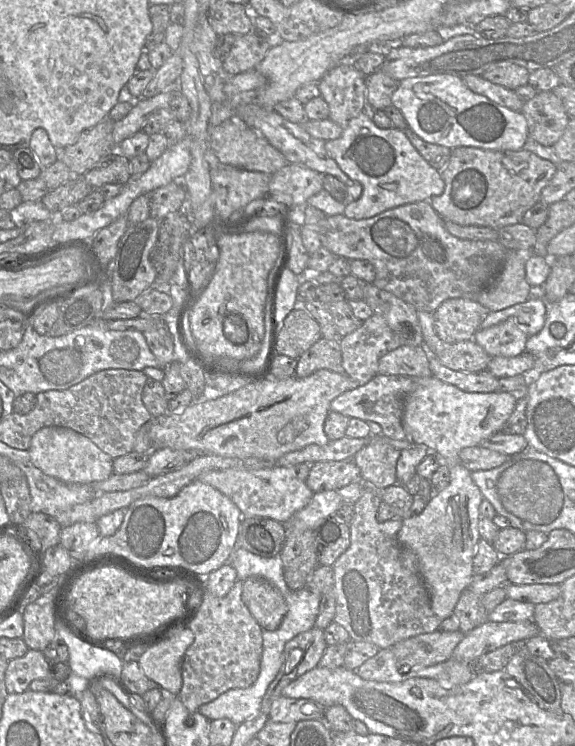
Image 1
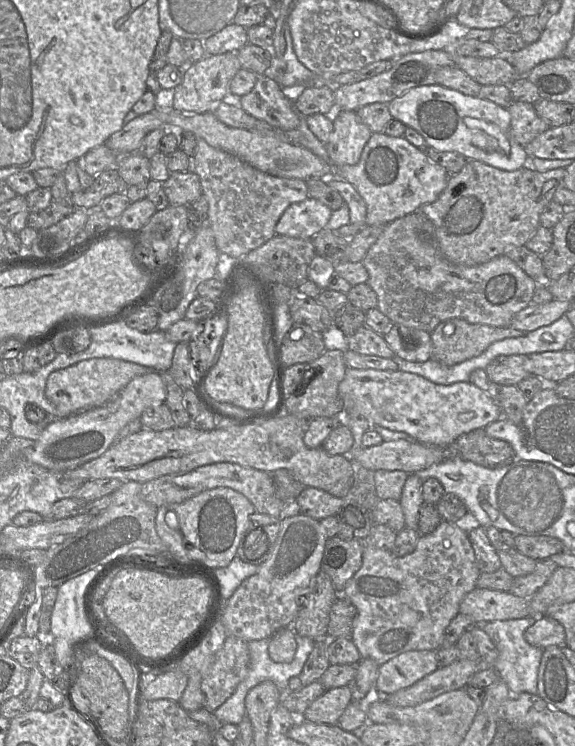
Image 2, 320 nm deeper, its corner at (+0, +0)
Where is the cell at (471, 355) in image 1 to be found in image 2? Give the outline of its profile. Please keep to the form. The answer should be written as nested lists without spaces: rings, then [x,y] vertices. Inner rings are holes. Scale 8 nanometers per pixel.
[[[528,355],[499,356],[485,368],[490,381],[498,385],[517,385],[531,374],[526,370]]]

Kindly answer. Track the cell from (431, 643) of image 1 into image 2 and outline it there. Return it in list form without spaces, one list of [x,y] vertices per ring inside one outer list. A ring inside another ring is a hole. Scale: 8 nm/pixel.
[[[415,650],[404,652],[379,666],[372,696],[389,696],[438,669],[437,652]]]

